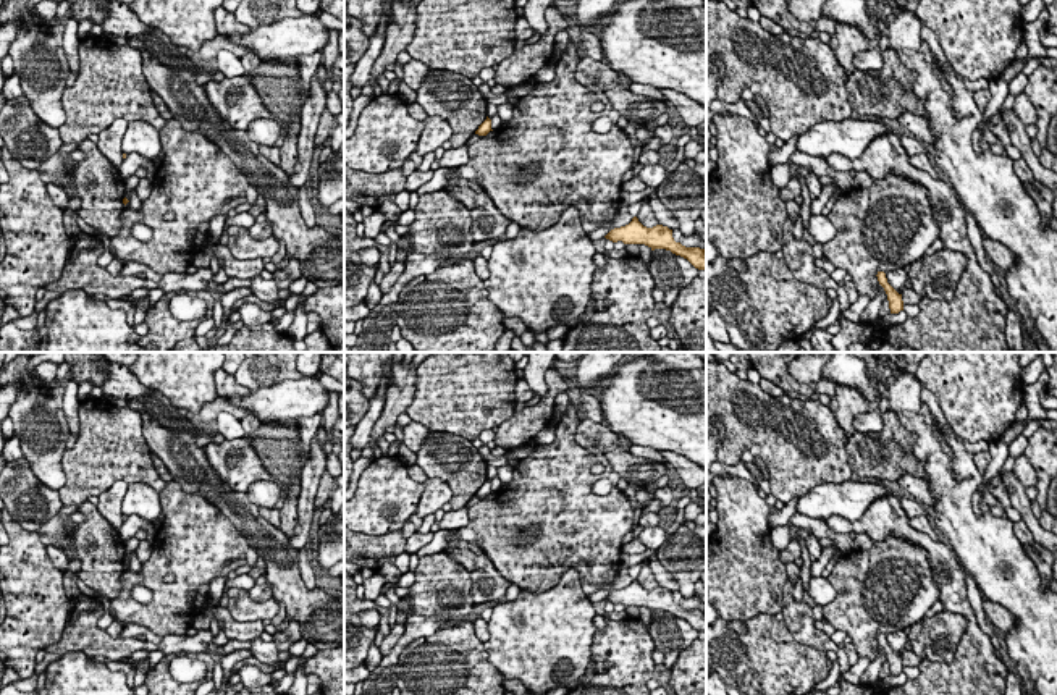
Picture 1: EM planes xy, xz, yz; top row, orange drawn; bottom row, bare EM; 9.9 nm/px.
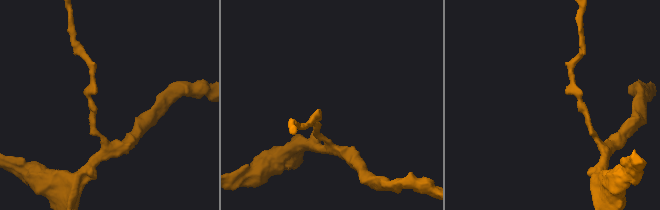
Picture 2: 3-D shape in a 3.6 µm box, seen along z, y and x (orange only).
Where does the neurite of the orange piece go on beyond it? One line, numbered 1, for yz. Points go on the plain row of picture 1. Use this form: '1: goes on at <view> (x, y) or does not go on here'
1: does not go on here

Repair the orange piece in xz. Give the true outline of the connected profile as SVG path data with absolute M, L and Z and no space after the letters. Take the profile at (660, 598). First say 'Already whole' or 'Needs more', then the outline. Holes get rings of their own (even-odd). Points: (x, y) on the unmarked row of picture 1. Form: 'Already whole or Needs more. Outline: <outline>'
Already whole. Outline: M634 579L629 587L611 592L604 600L613 604L645 606L651 613L666 611L687 621L695 630L706 632L706 613L700 609L685 609L680 604L676 604L672 592L663 587L646 590Z

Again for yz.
Already whole. Outline: M878 634L876 638L878 638L879 647L884 650L884 653L886 653L886 656L887 656L891 676L899 676L900 672L903 672L902 656L899 656L899 655L887 645L886 635L884 635L884 634Z

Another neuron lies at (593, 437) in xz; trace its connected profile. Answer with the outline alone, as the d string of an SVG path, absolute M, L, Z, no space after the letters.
M590 419L580 420L575 432L575 441L593 454L606 454L621 448L617 435L608 425Z

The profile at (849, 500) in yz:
M852 482L823 483L810 490L797 501L797 514L826 520L840 516L847 520L858 520L866 509L879 498L897 495L878 483Z

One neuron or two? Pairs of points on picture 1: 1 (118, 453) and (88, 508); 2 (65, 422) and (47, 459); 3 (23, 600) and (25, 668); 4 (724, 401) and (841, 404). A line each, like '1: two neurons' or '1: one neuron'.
1: two neurons
2: one neuron
3: one neuron
4: two neurons

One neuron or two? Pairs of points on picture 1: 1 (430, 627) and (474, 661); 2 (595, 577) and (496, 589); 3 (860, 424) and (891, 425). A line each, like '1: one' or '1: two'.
1: two
2: two
3: two

